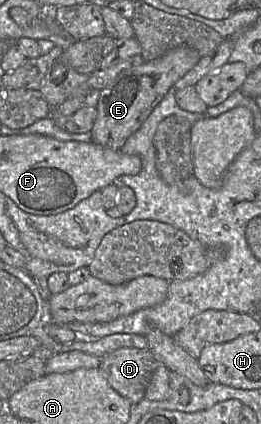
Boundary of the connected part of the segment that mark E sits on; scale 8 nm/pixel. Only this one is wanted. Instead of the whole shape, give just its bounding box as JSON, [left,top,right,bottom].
[90,46,201,151]

